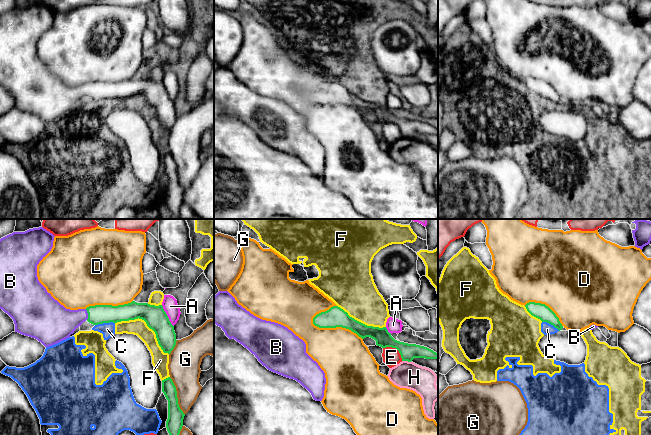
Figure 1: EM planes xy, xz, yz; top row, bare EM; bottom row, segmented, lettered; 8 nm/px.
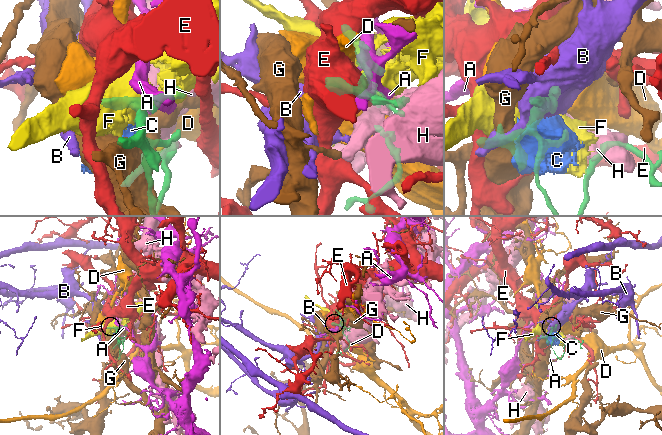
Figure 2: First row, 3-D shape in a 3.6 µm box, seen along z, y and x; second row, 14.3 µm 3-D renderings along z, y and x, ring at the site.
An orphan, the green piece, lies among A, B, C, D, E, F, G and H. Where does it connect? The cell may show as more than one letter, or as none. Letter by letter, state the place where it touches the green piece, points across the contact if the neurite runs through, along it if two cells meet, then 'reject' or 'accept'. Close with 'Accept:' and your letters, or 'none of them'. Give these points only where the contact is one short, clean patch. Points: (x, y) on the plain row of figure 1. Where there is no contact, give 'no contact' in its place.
A: contact xy (167, 92); border xy (161, 81), (173, 102); reject
B: contact xy (88, 90); way xy (98, 90), (88, 90), (59, 99); accept
C: contact xy (104, 98); reject
D: contact xz (335, 103); reject
E: contact xz (395, 123); border xz (383, 123), (394, 123), (402, 136); reject
F: contact xy (146, 99); reject
G: contact xy (176, 172); reject
H: contact xz (406, 136); reject
Accept: B

